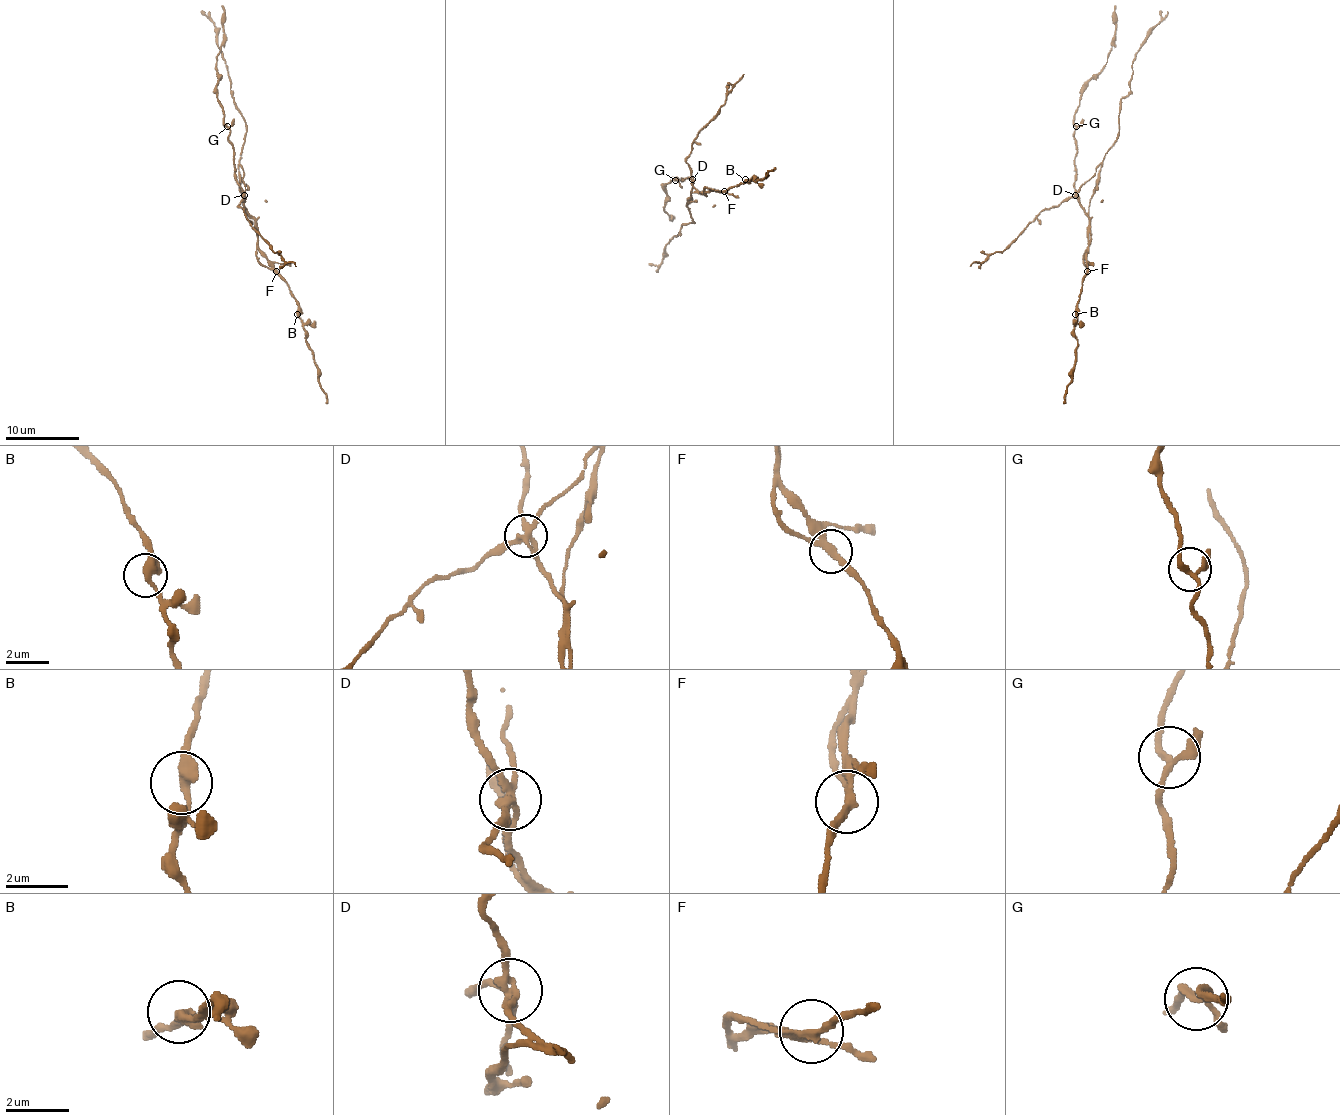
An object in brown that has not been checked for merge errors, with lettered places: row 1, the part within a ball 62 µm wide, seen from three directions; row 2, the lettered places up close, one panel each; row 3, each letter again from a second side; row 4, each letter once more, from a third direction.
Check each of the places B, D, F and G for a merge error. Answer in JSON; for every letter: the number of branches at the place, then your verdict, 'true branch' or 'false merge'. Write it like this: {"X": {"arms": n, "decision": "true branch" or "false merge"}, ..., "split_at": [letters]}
{"B": {"arms": 2, "decision": "true branch"}, "D": {"arms": 4, "decision": "false merge"}, "F": {"arms": 2, "decision": "false merge"}, "G": {"arms": 3, "decision": "true branch"}, "split_at": ["D", "F"]}

